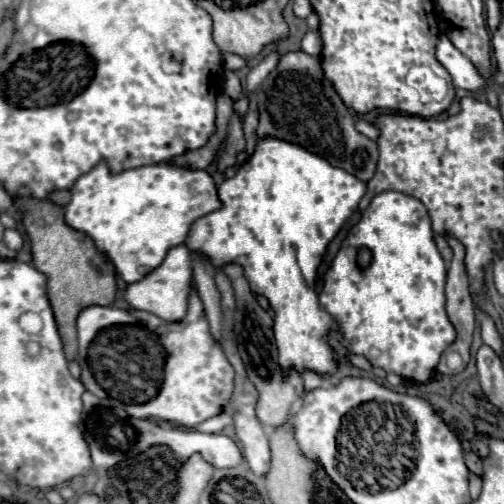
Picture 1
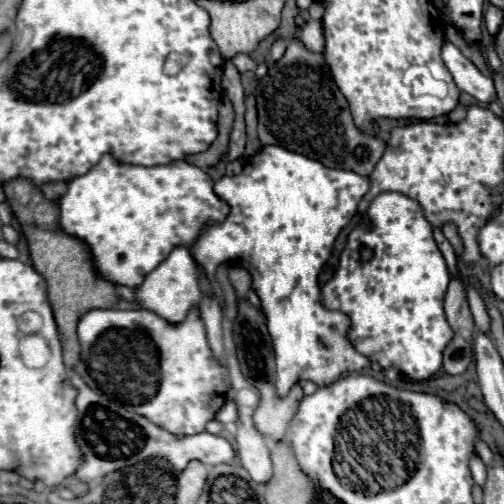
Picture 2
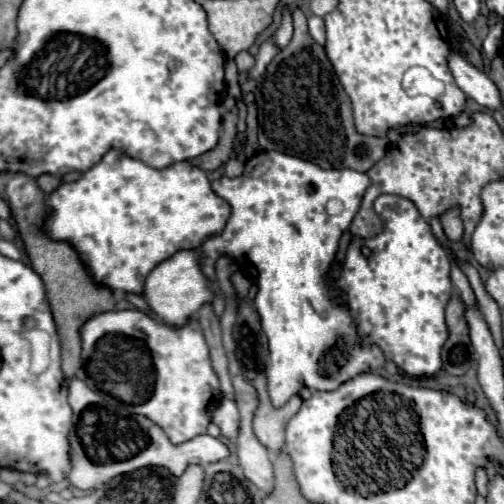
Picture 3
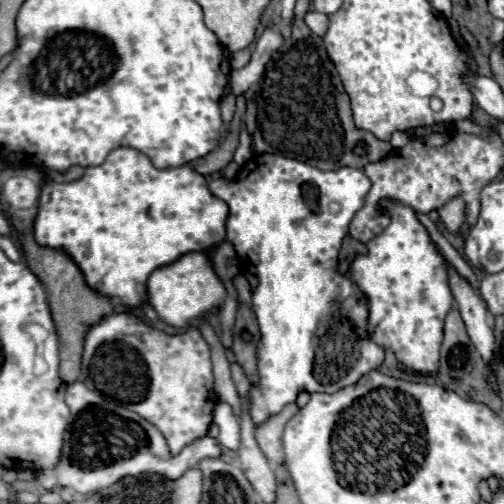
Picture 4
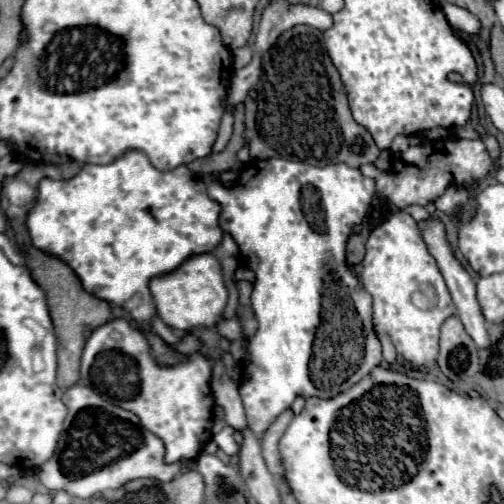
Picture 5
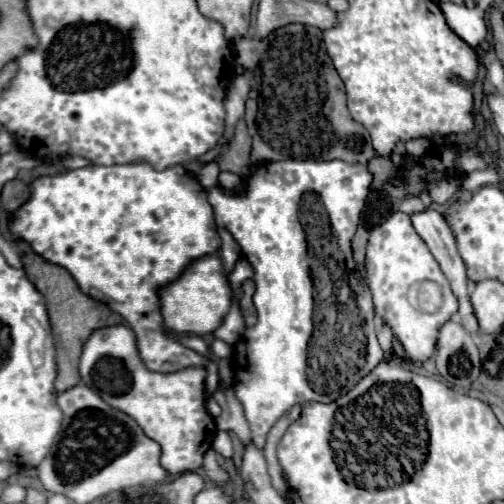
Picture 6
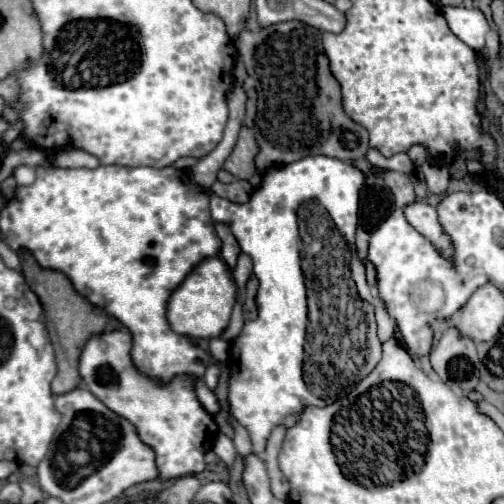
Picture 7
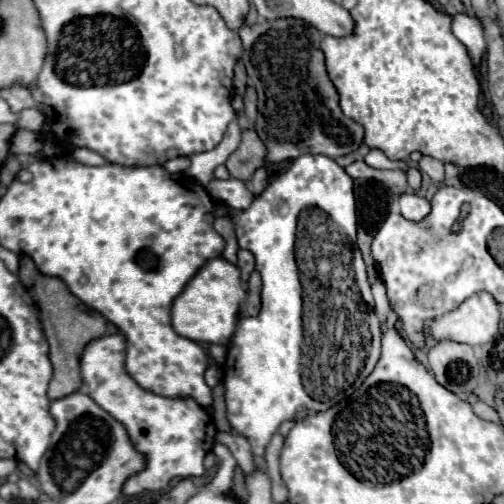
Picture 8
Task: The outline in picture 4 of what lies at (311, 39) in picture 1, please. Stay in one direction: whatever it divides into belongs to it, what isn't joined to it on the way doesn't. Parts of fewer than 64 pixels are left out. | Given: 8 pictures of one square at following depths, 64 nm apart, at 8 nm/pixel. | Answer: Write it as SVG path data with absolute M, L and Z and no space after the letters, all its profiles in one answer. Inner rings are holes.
M308 10L304 14L304 22L308 24L308 28L312 32L316 32L318 36L324 36L324 32L328 30L328 16L322 14L322 12L316 12L316 10Z

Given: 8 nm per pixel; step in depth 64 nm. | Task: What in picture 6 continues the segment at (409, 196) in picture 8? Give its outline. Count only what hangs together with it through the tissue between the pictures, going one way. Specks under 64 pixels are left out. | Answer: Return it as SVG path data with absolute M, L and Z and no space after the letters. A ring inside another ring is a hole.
M426 208L424 212L414 212L414 214L410 214L410 220L412 220L412 226L416 228L416 232L420 234L420 238L428 244L430 252L434 254L434 258L438 260L442 272L448 276L454 294L460 298L460 310L458 310L458 312L460 312L460 316L462 316L464 328L466 328L468 332L472 332L472 334L478 334L478 332L476 332L476 318L472 316L472 304L470 304L470 298L468 298L468 276L466 276L466 270L464 270L464 262L460 260L460 254L458 254L458 250L456 250L456 240L454 240L454 236L452 236L452 232L450 232L444 216L438 214L436 210L432 210L432 208Z

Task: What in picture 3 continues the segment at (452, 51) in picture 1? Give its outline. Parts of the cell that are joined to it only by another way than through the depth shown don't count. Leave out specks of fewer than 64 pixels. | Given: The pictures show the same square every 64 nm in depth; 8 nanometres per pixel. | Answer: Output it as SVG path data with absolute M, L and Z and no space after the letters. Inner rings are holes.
M458 52L450 54L450 70L456 78L456 84L462 88L462 92L476 100L480 106L484 106L490 112L502 110L502 100L496 84L478 68L468 64Z

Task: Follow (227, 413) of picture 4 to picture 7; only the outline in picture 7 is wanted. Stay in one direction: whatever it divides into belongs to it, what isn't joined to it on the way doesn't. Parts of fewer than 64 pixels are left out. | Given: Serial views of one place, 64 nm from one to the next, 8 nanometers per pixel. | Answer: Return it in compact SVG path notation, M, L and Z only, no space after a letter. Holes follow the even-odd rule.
M220 434L220 436L216 438L214 452L216 452L216 456L224 462L226 470L230 470L230 468L232 468L232 464L234 464L234 458L236 458L236 450L234 450L234 446L232 446L232 440L230 440L228 436Z

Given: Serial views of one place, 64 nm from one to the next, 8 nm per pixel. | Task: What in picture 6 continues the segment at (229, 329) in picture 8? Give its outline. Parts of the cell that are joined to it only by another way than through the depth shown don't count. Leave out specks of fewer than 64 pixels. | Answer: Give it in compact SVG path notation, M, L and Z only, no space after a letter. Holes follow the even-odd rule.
M216 254L198 258L196 262L192 262L182 272L182 276L176 282L162 288L160 294L162 294L160 298L162 298L164 324L174 332L188 332L198 336L212 334L222 324L222 320L230 310L230 300L232 300L232 288L224 276L222 262Z

